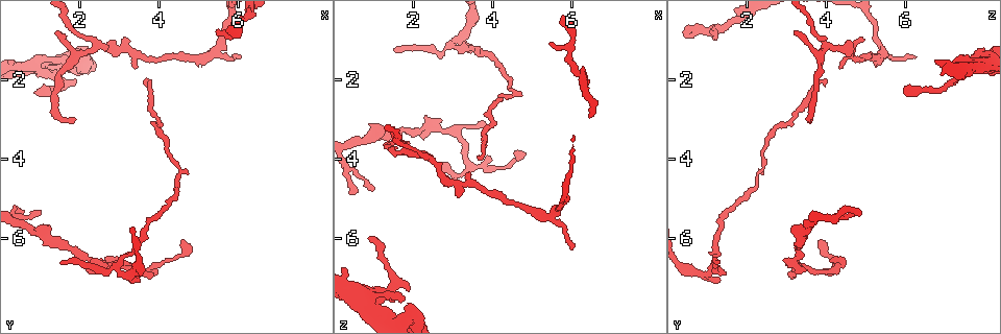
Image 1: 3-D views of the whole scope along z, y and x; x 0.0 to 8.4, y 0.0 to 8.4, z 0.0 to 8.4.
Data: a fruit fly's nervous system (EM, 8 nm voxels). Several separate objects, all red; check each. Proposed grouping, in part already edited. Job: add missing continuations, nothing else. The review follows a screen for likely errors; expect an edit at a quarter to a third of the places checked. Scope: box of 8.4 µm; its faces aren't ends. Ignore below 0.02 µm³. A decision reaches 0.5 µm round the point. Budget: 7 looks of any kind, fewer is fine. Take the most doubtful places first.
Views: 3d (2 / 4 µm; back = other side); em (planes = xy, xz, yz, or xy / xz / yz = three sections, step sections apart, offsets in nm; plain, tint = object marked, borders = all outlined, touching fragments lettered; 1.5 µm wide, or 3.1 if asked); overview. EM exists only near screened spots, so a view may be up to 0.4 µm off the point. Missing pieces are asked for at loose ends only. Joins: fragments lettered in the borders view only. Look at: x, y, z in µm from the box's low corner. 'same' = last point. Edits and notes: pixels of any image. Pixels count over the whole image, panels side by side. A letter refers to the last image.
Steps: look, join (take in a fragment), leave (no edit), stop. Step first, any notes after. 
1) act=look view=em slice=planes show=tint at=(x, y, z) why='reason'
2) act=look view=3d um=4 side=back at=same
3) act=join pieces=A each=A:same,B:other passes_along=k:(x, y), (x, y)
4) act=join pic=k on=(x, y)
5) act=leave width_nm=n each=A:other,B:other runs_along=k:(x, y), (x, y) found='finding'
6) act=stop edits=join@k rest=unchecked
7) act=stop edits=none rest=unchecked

act=look view=em slice=planes show=borders at=(3.55, 2.05, 4.00) why='free end'

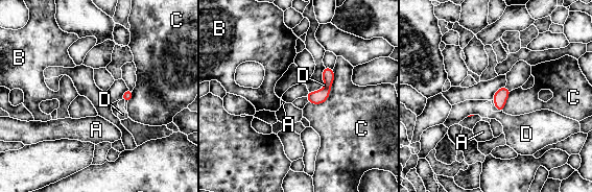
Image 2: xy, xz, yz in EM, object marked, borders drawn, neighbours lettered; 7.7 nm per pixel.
act=leave each=A:other,B:other,C:other,D:other runs_along=2:(330, 71), (328, 87), (311, 99) found='no lettered fragment goes on from it'

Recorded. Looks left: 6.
act=look view=em slice=planes show=borders at=(1.95, 3.00, 3.55) why='branch stops here'

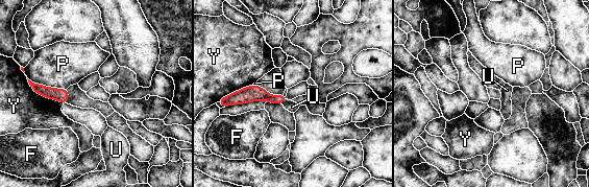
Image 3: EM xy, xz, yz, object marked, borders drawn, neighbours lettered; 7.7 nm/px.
act=leave each=F:other,P:other,U:other,Y:other found='none of them fits'

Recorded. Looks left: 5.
act=look view=em slice=planes show=borders at=(0.55, 5.25, 4.80) why='tapers out'

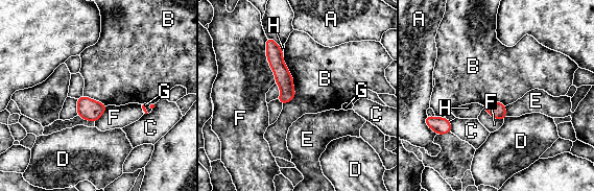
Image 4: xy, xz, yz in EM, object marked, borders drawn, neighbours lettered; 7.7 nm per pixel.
act=leave each=A:other,B:other,C:other,D:other,E:other,F:other,G:other,H:other runs_along=4:(269, 43), (284, 80), (283, 100) found='no lettered fragment goes on from it'

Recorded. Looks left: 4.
act=stop edits=none rest=unchecked

